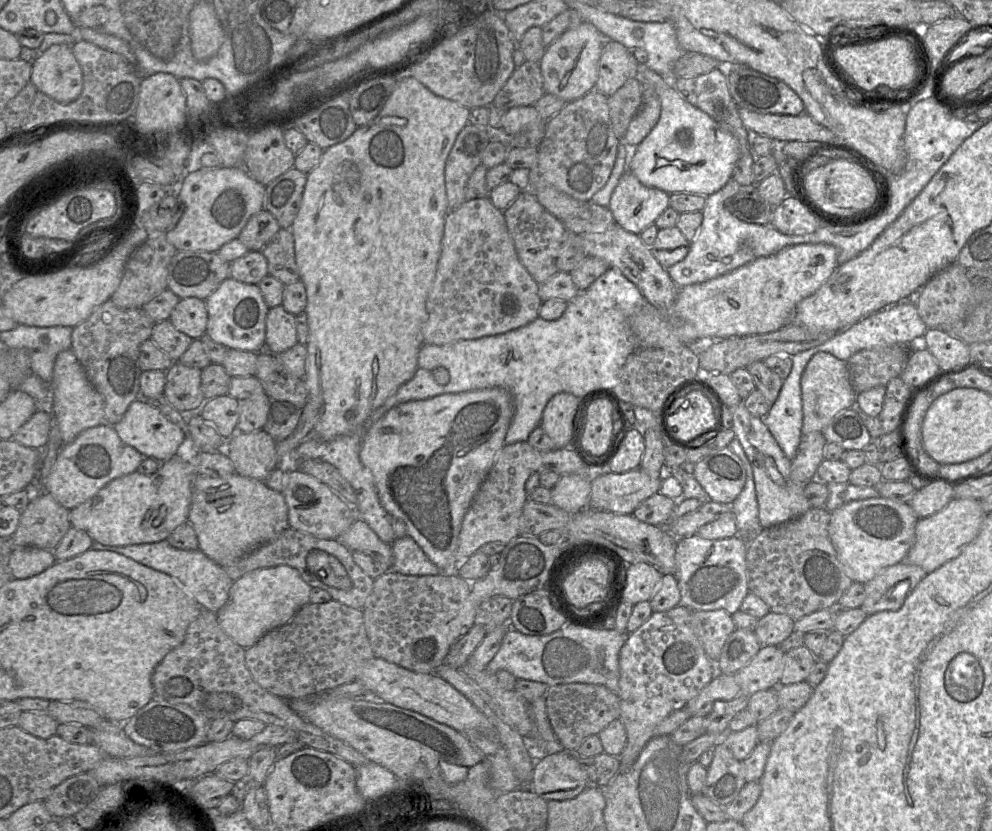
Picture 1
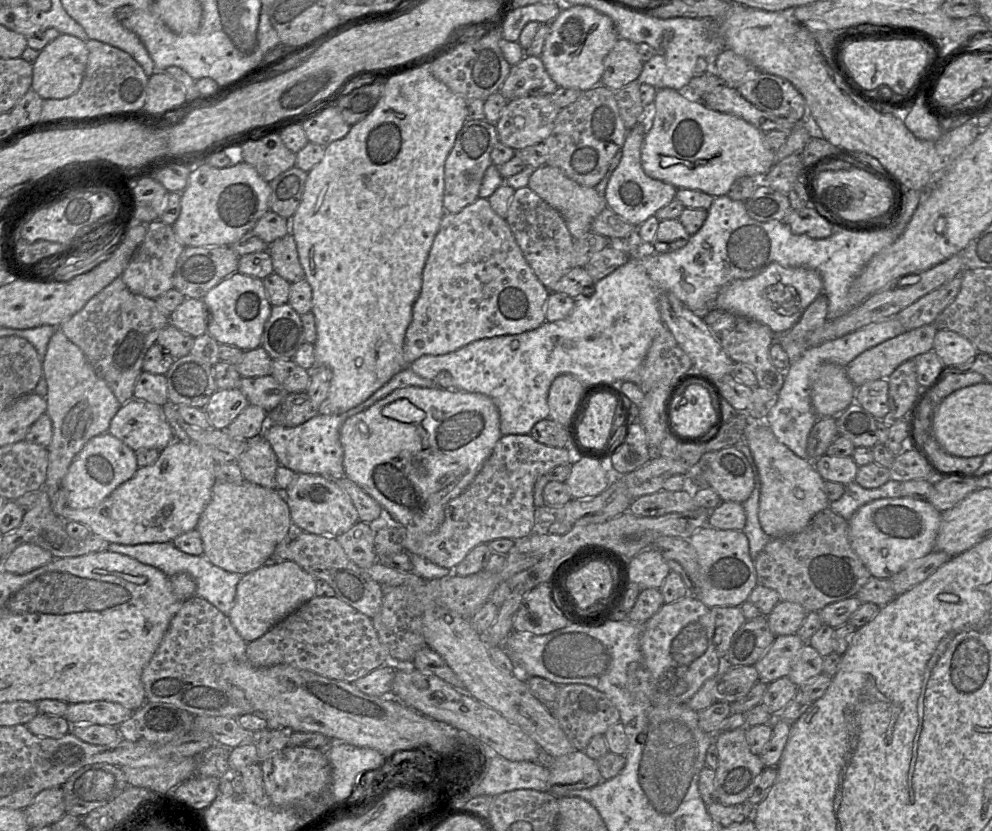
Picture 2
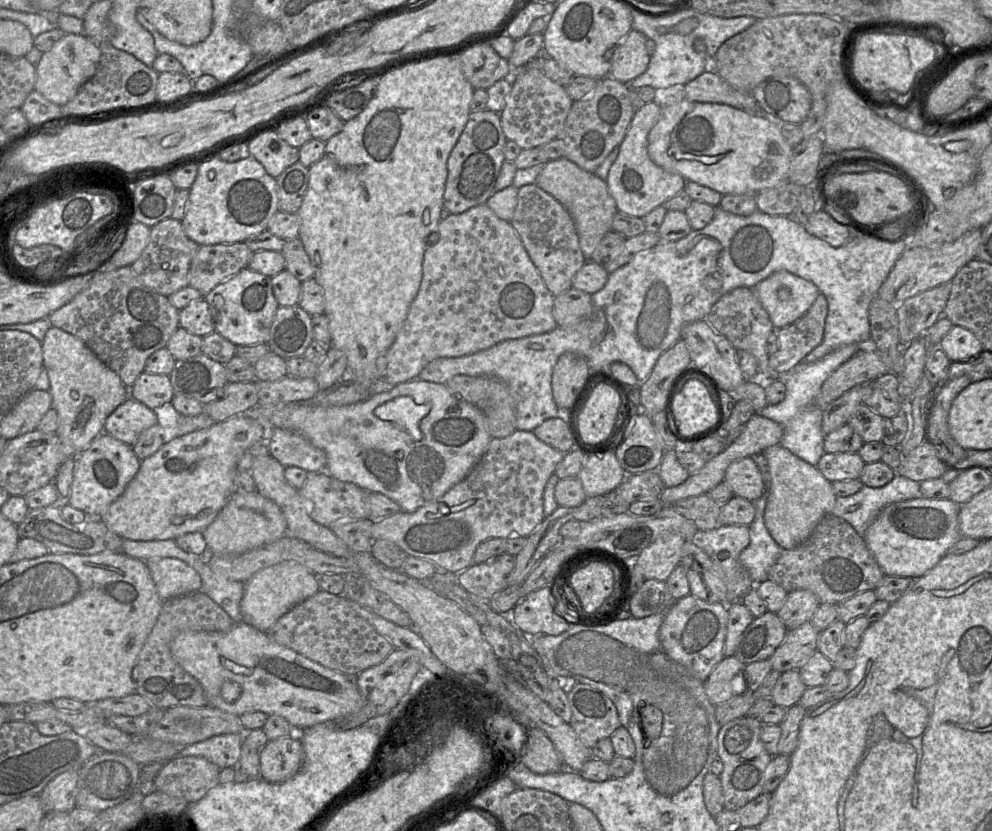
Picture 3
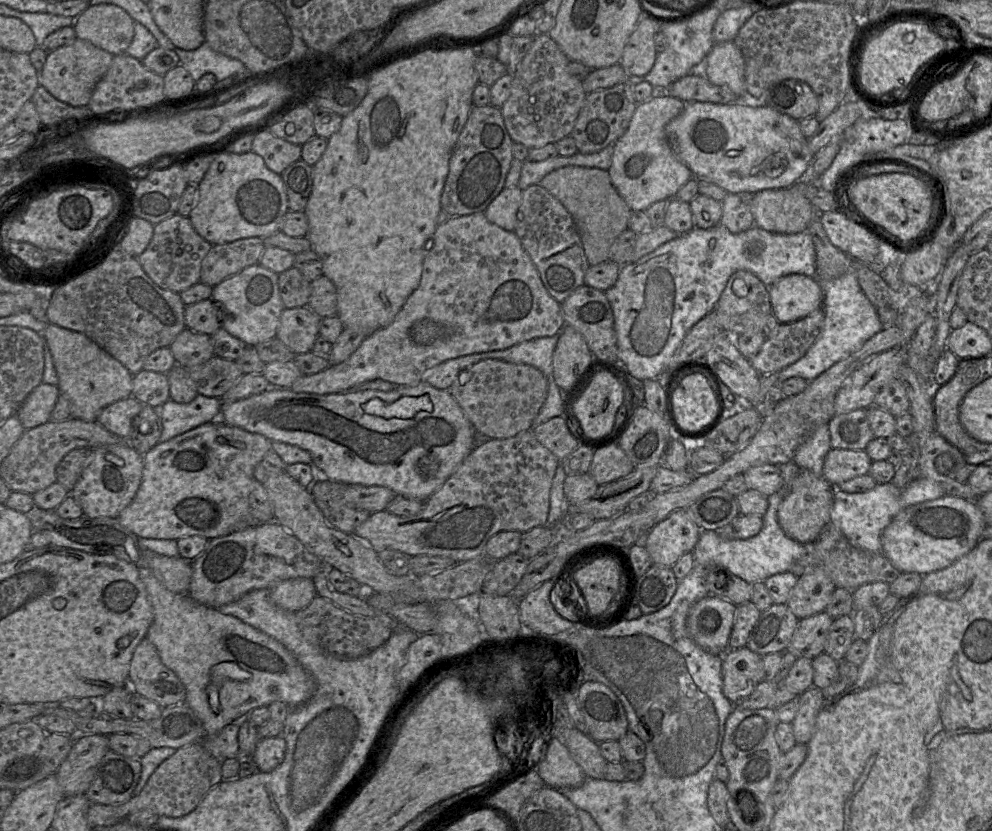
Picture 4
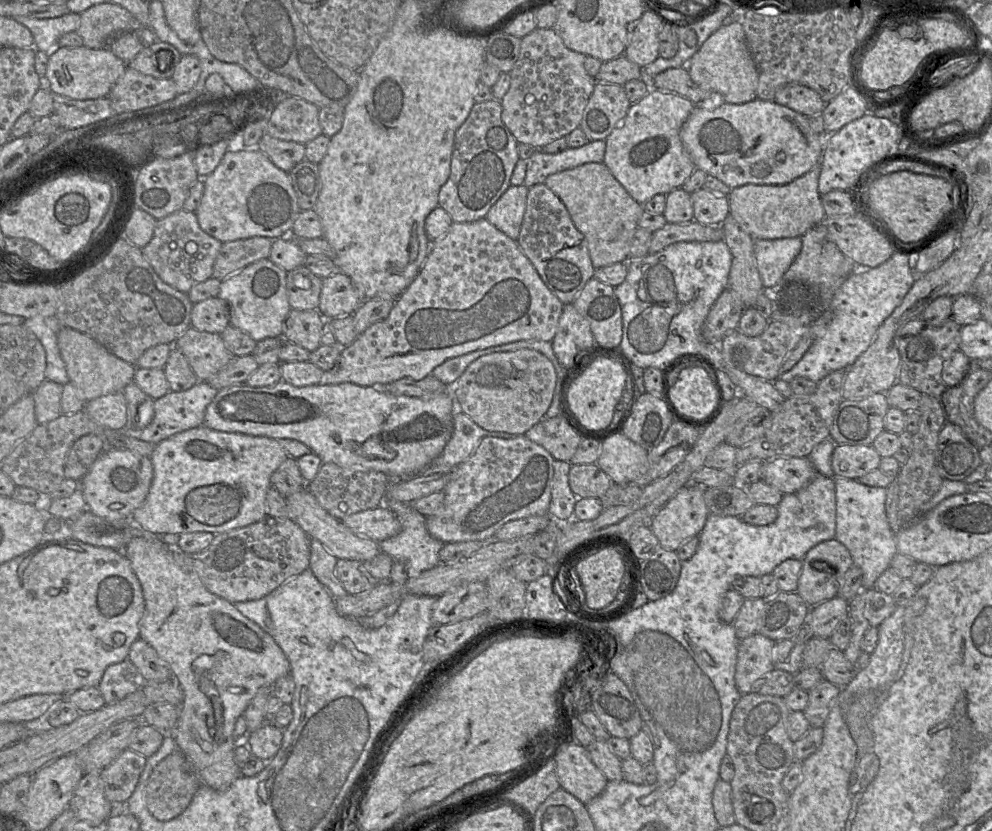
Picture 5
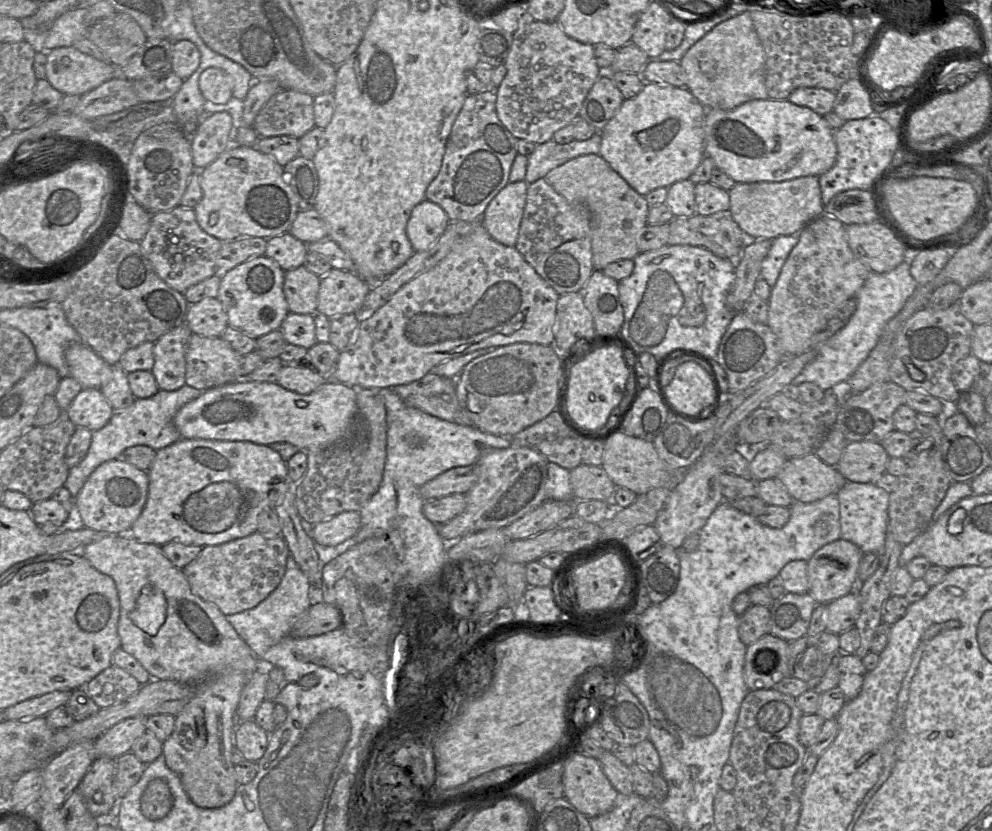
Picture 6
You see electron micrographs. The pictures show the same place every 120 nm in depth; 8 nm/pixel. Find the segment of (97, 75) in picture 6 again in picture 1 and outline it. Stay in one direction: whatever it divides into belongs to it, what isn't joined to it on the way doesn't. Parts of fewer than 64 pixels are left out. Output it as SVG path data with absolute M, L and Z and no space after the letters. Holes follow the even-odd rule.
M52 45L32 64L31 83L59 103L74 101L83 89L83 72L72 46Z

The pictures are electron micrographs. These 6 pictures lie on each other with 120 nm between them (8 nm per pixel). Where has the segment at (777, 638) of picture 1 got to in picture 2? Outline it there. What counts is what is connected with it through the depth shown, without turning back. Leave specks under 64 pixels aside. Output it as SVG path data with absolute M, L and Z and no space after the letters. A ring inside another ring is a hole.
M779 601L766 616L770 631L775 637L796 634L807 611L798 603Z

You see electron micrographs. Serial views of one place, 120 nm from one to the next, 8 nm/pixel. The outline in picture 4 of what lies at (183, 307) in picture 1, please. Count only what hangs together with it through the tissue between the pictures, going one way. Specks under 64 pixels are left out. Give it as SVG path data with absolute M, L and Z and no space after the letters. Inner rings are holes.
M212 299L201 300L185 307L184 323L187 329L211 336L221 327L221 309Z

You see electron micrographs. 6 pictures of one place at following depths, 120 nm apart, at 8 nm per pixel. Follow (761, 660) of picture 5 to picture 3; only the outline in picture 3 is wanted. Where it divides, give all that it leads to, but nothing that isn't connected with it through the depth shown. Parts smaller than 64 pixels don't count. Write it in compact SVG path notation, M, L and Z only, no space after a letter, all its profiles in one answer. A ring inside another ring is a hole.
M735 656L724 657L704 682L704 690L711 704L722 704L736 696L732 689L733 678L743 672L745 664Z

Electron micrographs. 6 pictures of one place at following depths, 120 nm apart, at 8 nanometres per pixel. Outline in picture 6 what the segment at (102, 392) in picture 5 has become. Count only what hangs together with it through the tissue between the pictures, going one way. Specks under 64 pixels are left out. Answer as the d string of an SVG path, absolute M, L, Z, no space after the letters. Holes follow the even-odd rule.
M71 343L65 350L69 375L83 389L100 389L112 377L112 366L83 343Z

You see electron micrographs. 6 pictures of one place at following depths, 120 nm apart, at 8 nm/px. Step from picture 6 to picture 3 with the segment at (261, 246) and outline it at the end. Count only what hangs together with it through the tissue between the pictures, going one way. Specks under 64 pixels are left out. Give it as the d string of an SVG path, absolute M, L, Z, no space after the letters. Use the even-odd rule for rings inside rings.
M244 242L199 246L188 272L188 285L202 295L248 267L254 252Z

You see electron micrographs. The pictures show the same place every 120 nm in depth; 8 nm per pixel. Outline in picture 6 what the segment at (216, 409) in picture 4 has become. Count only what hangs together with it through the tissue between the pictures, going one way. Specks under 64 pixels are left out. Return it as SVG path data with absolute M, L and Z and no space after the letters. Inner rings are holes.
M185 384L175 391L159 390L149 398L137 398L133 404L114 410L110 421L101 429L92 432L92 440L86 456L69 470L64 486L75 499L91 473L102 463L117 459L127 448L144 445L155 451L181 439L174 424L176 413L187 403L198 398L202 391Z

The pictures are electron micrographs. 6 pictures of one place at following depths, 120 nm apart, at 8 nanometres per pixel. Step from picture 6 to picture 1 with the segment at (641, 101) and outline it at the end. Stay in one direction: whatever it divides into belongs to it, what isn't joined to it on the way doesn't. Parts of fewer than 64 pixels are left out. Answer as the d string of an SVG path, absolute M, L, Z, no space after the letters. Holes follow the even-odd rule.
M627 170L620 177L608 208L618 226L640 235L669 207L669 199L669 193L643 185Z

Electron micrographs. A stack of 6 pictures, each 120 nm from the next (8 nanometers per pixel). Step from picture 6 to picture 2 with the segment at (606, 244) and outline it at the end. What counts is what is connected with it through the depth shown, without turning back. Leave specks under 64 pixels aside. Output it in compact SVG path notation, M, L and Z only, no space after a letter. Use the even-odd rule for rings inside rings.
M543 165L536 168L527 186L561 214L573 239L582 238L592 232L593 219L607 206L604 196L594 187L578 184L554 166Z

